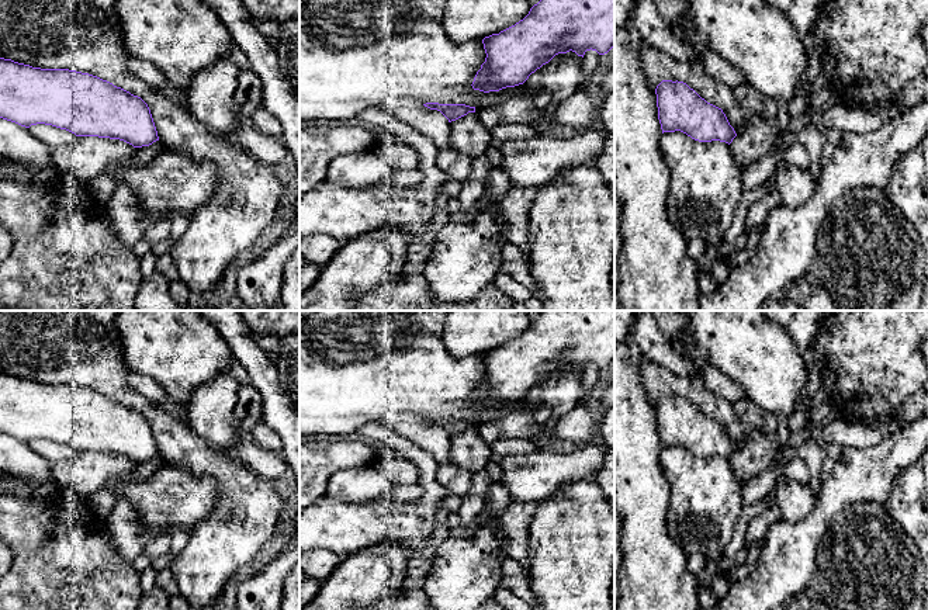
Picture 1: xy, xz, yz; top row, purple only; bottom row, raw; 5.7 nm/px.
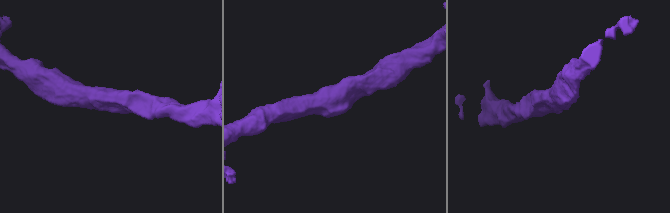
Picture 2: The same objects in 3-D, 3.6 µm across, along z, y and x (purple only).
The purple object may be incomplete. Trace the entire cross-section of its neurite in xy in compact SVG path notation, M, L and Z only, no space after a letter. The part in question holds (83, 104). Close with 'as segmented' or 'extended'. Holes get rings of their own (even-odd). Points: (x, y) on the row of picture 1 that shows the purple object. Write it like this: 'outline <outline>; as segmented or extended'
outline M4 58L0 118L25 128L45 124L76 136L120 139L134 148L159 141L141 97L89 73L32 67Z; as segmented

